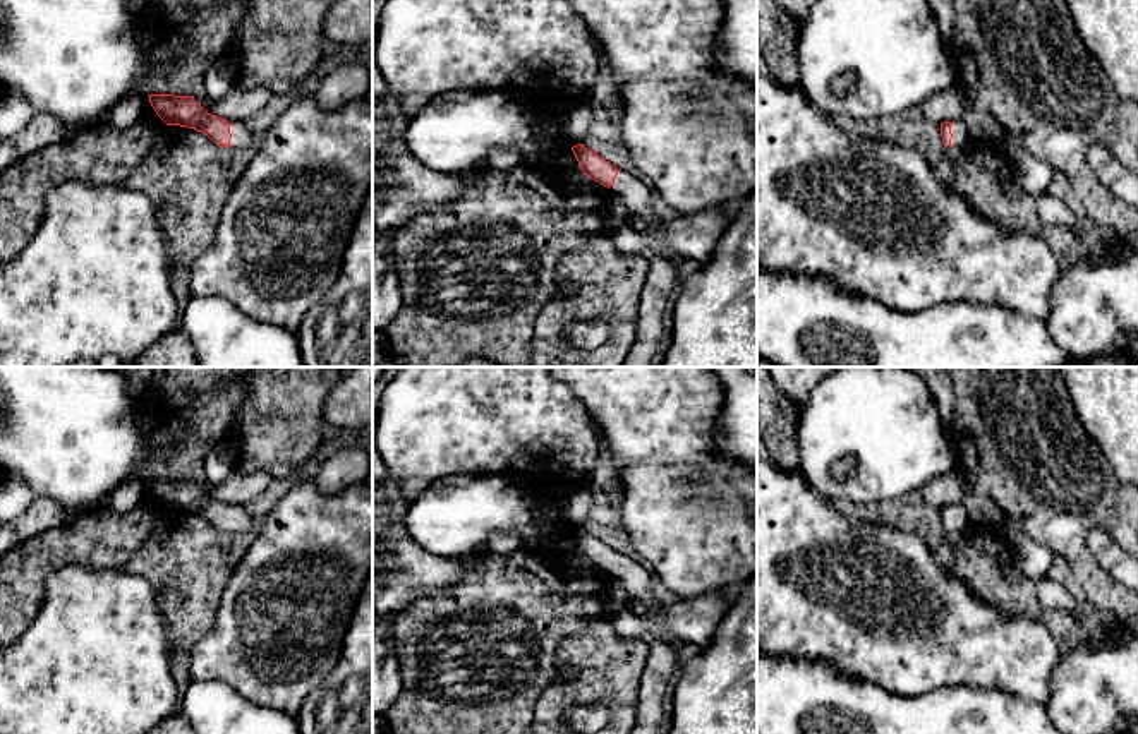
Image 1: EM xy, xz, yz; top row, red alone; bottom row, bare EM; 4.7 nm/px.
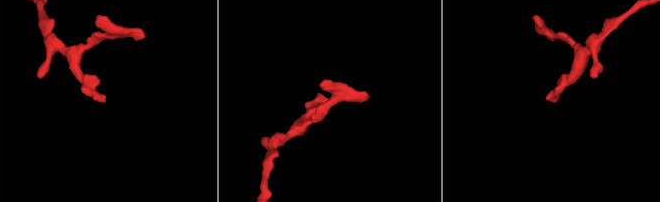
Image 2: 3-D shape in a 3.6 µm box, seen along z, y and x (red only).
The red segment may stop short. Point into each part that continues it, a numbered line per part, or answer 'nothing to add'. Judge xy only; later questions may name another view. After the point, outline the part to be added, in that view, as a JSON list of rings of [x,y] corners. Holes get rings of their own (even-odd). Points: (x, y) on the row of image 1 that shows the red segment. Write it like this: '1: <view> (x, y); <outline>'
1: xy (241, 136); [[[230,122],[230,134],[232,134],[232,139],[230,139],[232,149],[240,149],[240,147],[256,144],[252,132],[242,122]]]

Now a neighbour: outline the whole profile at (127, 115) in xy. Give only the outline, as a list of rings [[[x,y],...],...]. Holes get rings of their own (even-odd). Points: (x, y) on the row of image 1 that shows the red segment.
[[[136,93],[125,103],[117,105],[110,113],[110,122],[118,130],[132,130],[141,127],[142,94]]]

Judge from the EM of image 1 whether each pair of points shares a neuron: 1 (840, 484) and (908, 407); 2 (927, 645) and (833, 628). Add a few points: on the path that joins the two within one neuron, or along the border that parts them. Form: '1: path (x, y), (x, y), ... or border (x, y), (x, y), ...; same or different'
1: path (850, 465), (889, 426); same
2: path (903, 637), (865, 635), (857, 628); same

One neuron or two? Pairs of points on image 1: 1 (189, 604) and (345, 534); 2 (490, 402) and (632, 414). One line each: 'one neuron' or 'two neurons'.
1: two neurons
2: two neurons

